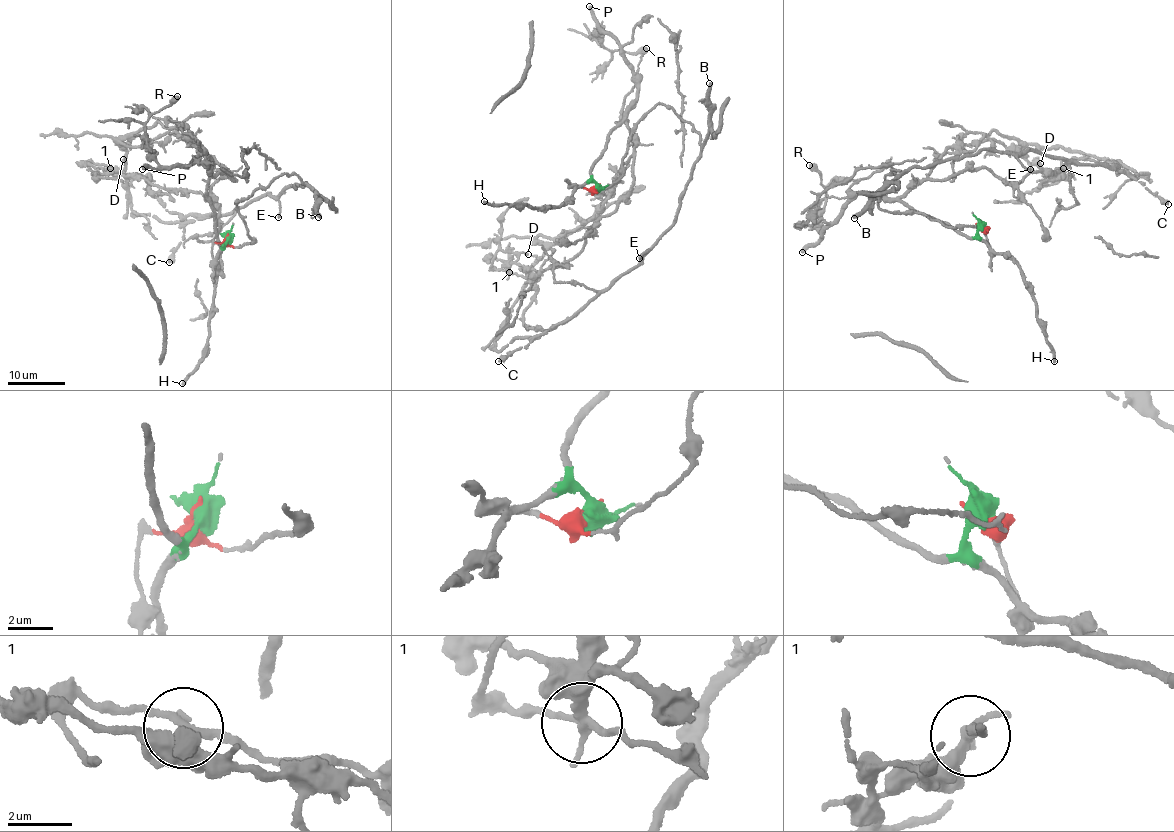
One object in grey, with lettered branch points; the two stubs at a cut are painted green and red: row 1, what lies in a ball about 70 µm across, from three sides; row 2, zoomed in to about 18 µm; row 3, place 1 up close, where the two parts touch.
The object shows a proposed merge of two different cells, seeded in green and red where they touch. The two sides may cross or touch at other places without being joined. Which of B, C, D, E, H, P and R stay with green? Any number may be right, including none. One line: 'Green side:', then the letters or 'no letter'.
Green side: H, P, R

